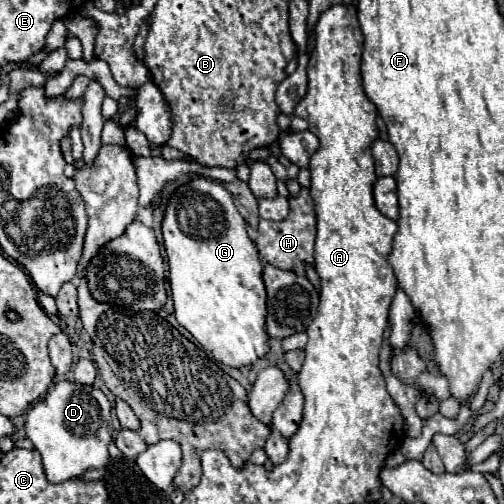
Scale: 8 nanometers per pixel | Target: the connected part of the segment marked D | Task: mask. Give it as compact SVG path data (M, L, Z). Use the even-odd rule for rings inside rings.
M60 381L50 387L46 397L38 401L26 417L26 435L42 455L48 481L62 483L80 477L88 469L104 467L110 459L108 443L112 441L112 407L94 385Z

